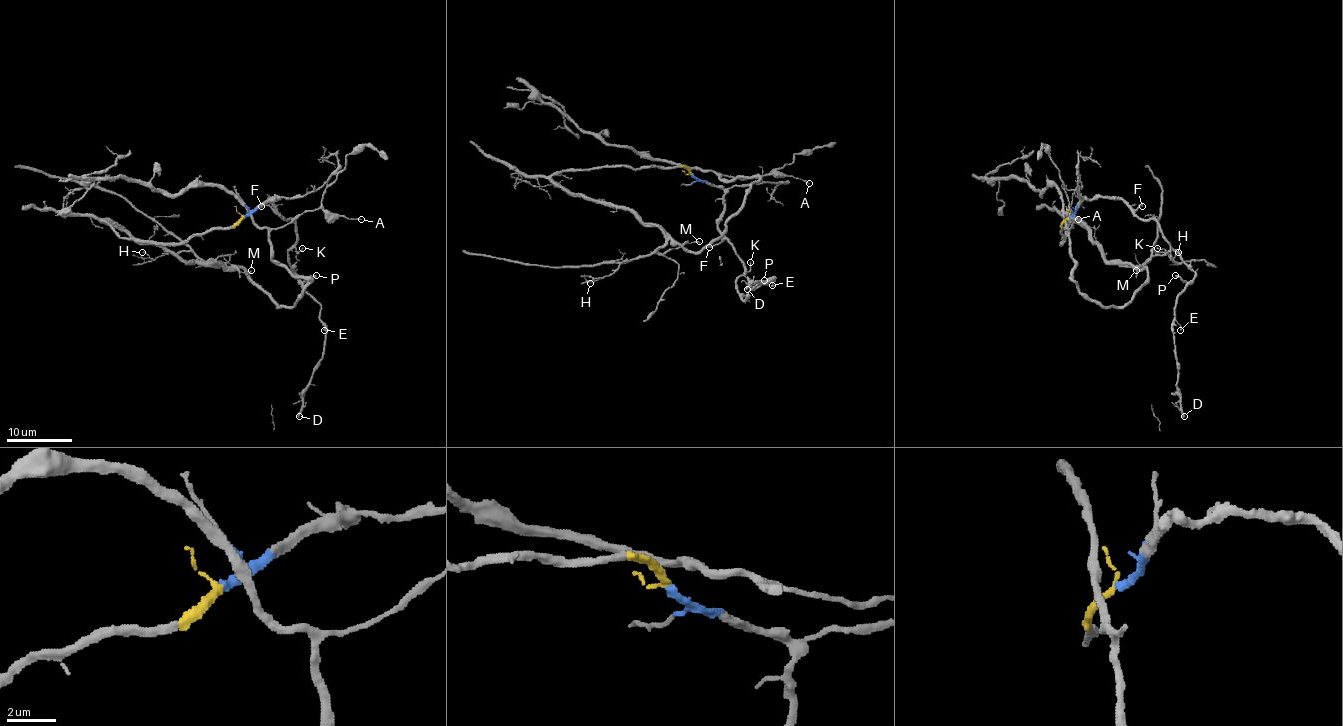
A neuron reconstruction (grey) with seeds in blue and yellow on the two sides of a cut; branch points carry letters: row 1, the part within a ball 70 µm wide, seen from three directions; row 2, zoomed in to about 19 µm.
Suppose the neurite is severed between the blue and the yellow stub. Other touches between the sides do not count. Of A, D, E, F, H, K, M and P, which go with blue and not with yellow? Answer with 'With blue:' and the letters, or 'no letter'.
With blue: D, E, F, K, P

